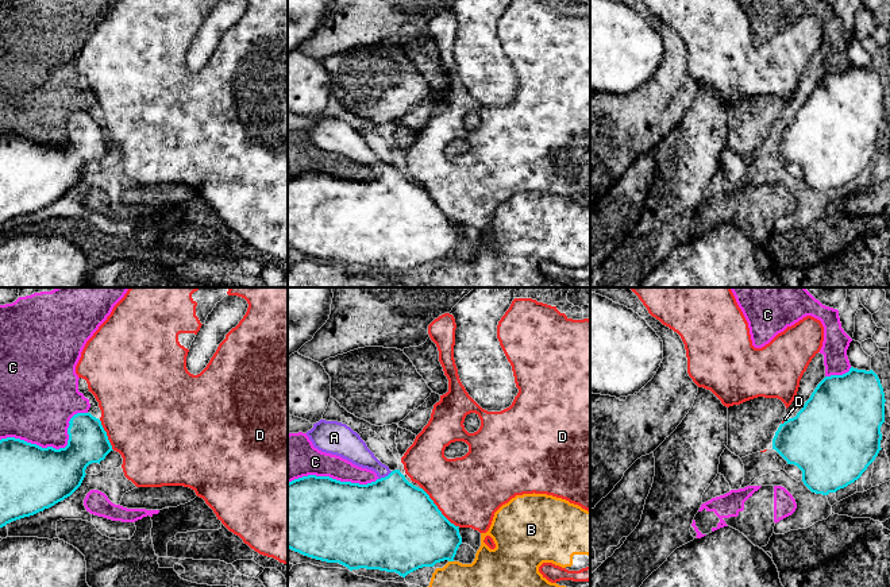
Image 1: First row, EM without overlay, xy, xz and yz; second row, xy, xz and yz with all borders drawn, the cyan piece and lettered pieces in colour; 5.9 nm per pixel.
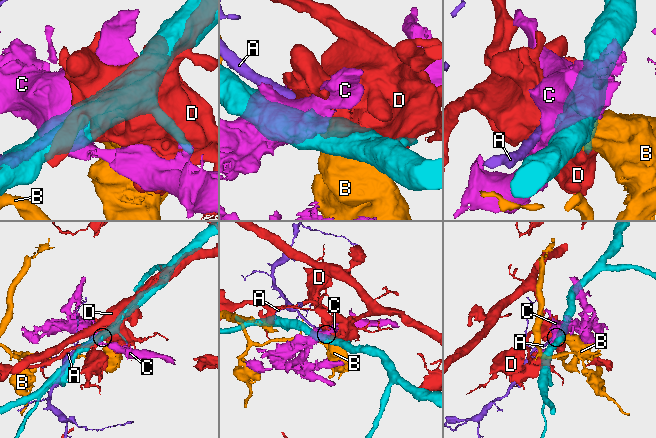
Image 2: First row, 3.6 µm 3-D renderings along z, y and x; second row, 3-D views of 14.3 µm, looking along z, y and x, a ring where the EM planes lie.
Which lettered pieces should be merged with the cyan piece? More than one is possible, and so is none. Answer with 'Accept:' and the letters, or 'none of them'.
Accept: A

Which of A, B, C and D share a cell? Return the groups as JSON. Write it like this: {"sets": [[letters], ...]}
{"sets": [["A"], ["B"], ["C"], ["D"]]}

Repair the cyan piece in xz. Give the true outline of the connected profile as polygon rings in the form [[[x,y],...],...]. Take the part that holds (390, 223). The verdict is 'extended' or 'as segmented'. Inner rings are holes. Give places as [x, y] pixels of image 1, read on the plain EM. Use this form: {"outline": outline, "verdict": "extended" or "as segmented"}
{"outline": [[[320,117],[307,130],[313,144],[321,150],[340,154],[352,162],[371,167],[378,177],[367,182],[340,179],[330,174],[308,173],[288,181],[288,246],[304,254],[339,260],[350,269],[366,266],[396,270],[405,275],[408,271],[434,264],[436,260],[454,259],[462,242],[459,224],[451,221],[438,206],[429,193],[409,181],[400,167],[390,169],[367,146],[361,134],[346,121]]], "verdict": "extended"}

